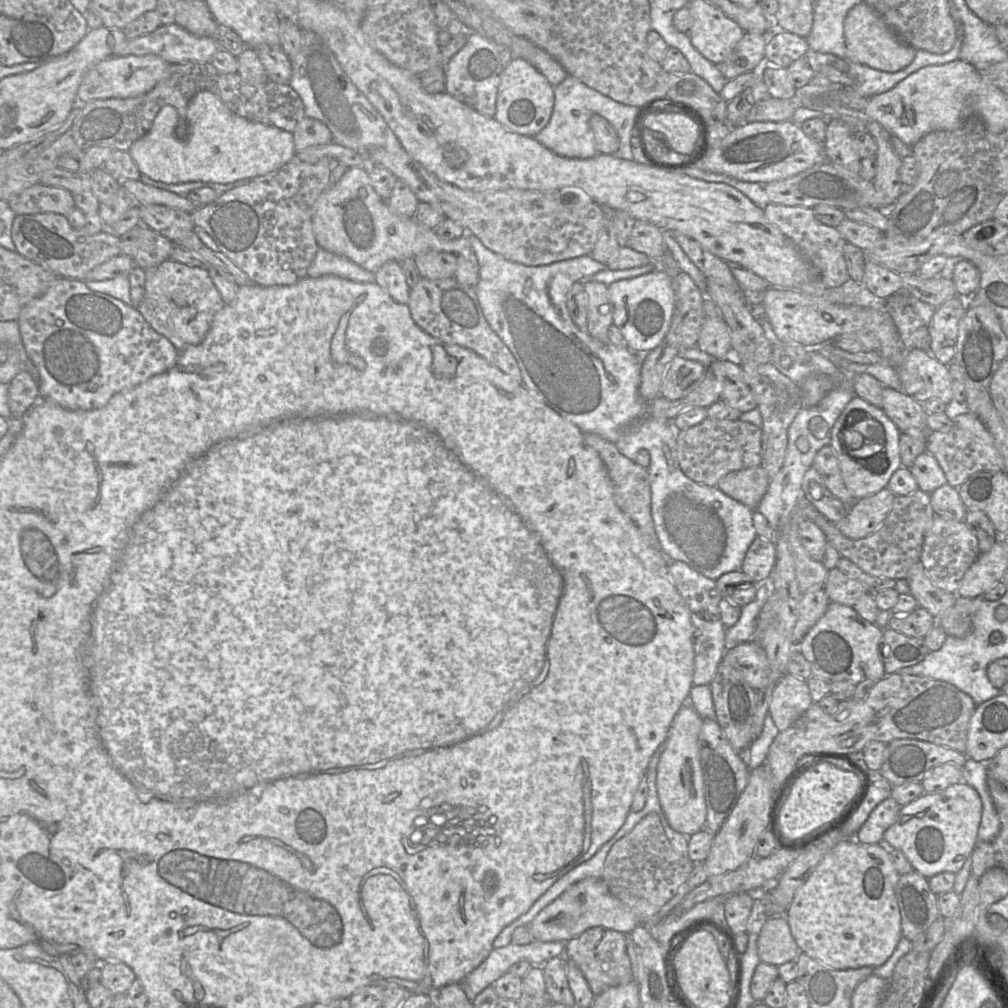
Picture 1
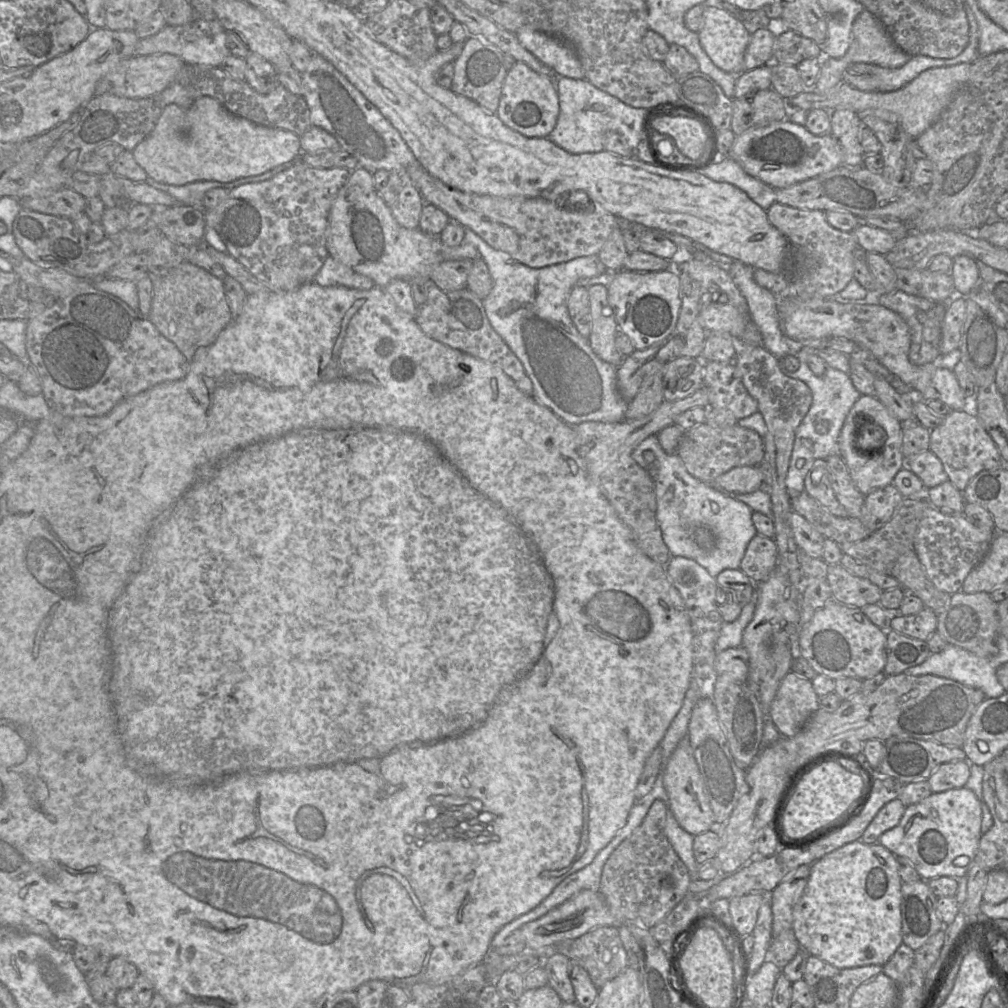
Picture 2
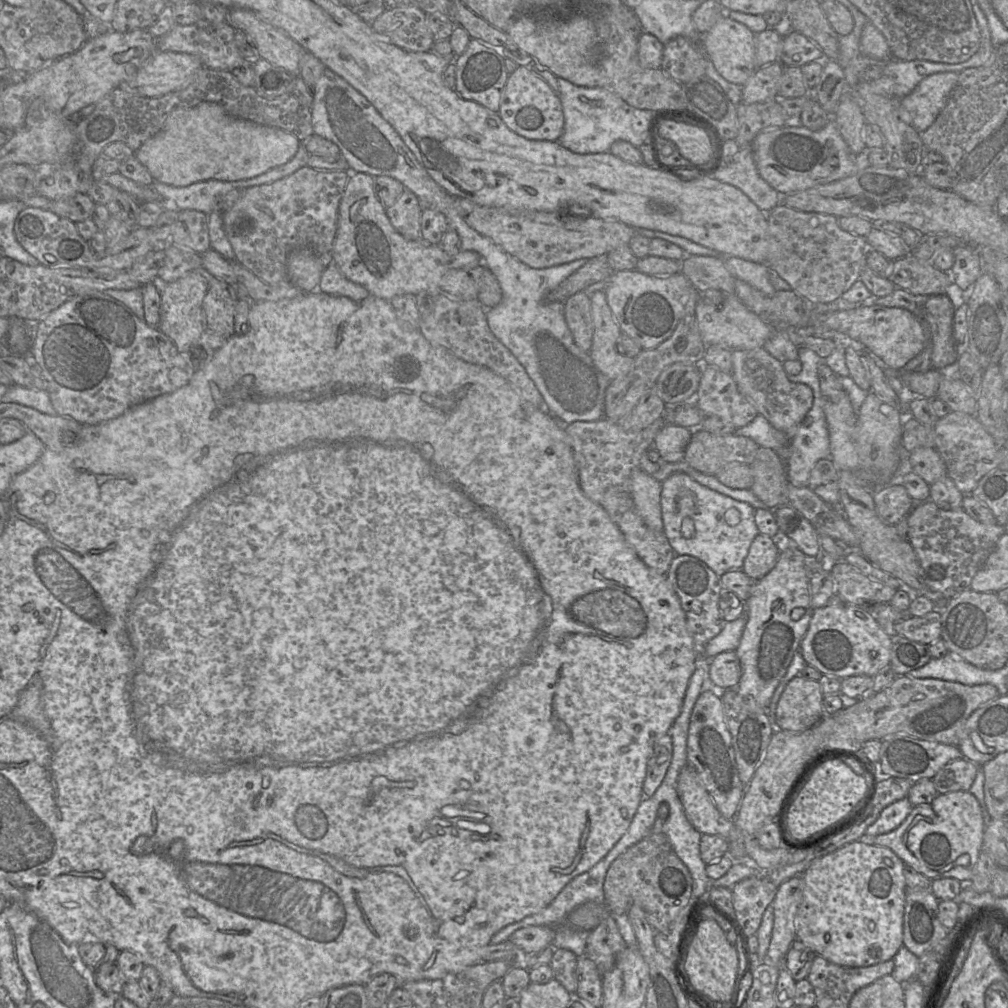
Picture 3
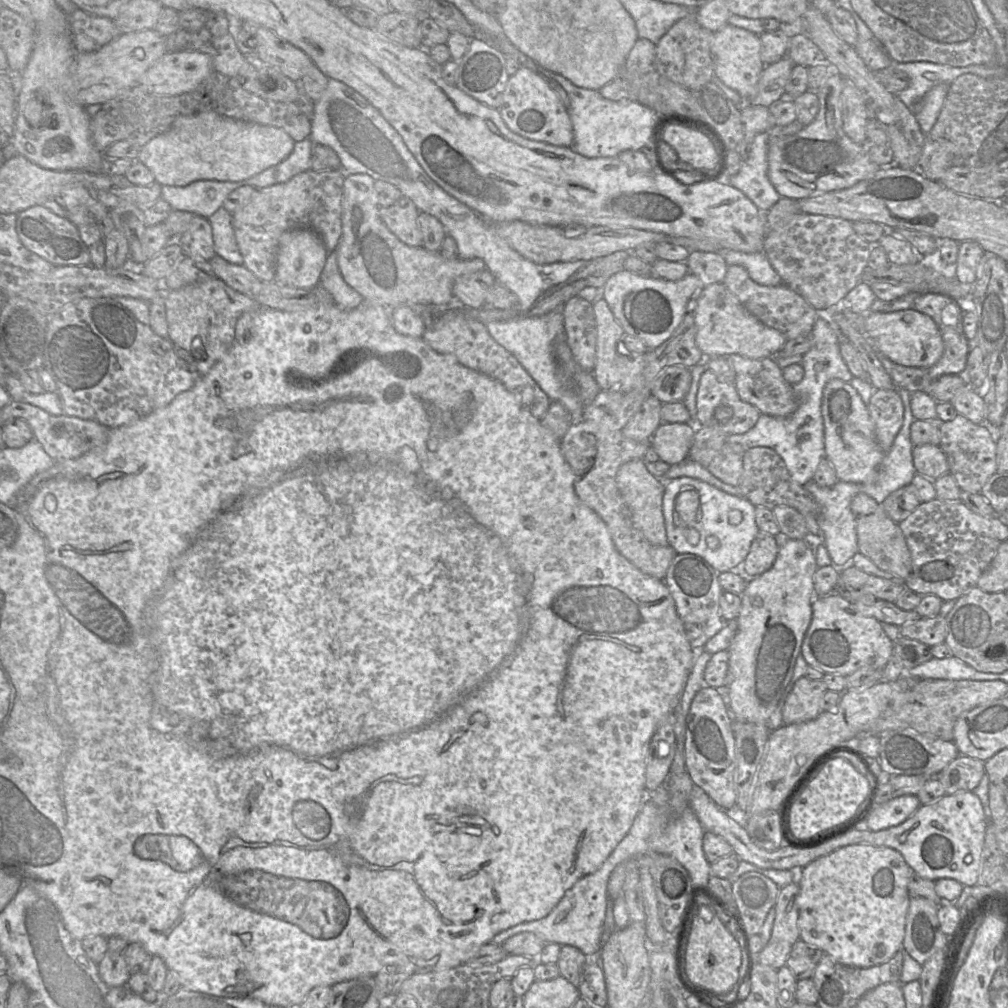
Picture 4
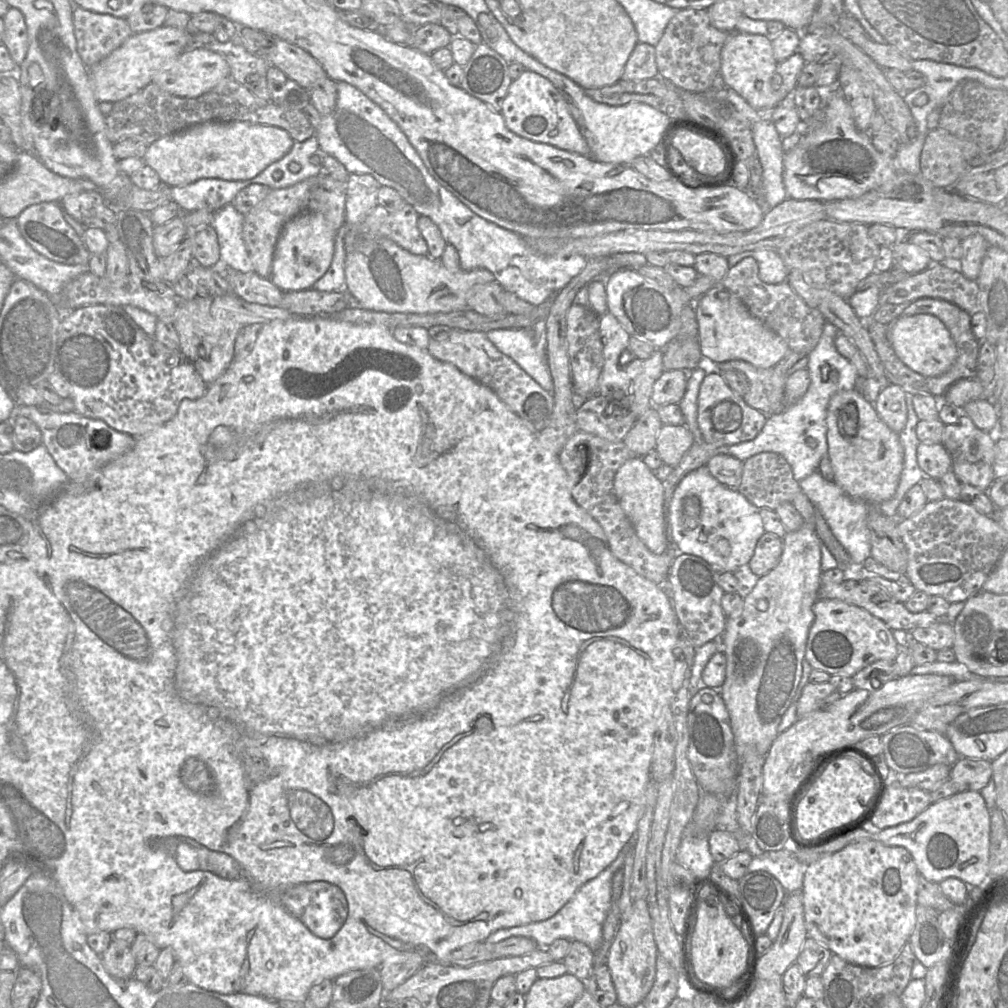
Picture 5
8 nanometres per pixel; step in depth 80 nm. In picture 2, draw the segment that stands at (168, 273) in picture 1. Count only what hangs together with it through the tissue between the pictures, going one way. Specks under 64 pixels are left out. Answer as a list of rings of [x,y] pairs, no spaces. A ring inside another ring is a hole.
[[[189,262],[180,263],[164,276],[149,276],[153,298],[147,318],[191,362],[198,349],[213,344],[232,320],[223,282]]]

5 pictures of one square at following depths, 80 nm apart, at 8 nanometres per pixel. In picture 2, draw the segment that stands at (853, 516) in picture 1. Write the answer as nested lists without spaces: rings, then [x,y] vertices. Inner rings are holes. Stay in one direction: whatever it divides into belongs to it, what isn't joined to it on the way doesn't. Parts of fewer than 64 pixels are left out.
[[[893,484],[879,488],[865,496],[862,514],[859,518],[834,516],[805,491],[791,499],[791,507],[792,510],[803,516],[825,538],[830,538],[837,544],[843,544],[861,541],[884,526],[892,518],[903,498]]]

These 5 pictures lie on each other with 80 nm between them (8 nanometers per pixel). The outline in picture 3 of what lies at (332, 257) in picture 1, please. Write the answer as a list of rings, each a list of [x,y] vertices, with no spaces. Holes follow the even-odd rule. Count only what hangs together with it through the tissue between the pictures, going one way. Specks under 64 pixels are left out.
[[[330,263],[324,269],[318,290],[329,295],[344,296],[353,301],[362,301],[370,295],[366,288],[347,279],[335,263]]]

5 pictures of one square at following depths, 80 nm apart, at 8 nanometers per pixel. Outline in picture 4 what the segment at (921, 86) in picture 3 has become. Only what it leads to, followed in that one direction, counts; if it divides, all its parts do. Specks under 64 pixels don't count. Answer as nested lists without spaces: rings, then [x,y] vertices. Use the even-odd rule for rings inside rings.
[[[940,83],[923,95],[915,104],[917,113],[914,116],[924,134],[928,134],[936,123],[943,108],[950,85]]]

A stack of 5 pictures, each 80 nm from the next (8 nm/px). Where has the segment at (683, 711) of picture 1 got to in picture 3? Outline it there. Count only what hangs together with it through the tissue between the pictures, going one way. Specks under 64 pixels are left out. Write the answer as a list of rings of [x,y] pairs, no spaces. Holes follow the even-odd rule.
[[[689,764],[681,769],[676,789],[691,825],[701,834],[720,836],[728,841],[734,820],[721,815]]]

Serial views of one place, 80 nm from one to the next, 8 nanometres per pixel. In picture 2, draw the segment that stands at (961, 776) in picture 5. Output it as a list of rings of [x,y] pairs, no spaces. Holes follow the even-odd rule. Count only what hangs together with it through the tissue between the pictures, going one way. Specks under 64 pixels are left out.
[[[967,760],[951,761],[937,766],[928,778],[932,793],[965,787],[970,777],[971,763]]]

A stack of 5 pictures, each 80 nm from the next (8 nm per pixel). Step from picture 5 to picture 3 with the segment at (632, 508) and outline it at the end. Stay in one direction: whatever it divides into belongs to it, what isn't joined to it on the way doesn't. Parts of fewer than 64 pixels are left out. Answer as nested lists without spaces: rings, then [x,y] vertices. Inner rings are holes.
[[[642,468],[631,474],[631,493],[637,512],[648,527],[655,531],[664,531],[661,492],[662,483]]]

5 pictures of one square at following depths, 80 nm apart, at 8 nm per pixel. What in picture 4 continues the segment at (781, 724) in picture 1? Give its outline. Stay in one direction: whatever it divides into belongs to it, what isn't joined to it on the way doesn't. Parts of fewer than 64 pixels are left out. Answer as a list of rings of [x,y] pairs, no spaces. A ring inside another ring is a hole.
[[[805,676],[799,678],[787,695],[782,709],[784,725],[815,719],[823,712],[822,699],[826,691],[822,679],[809,680]]]

